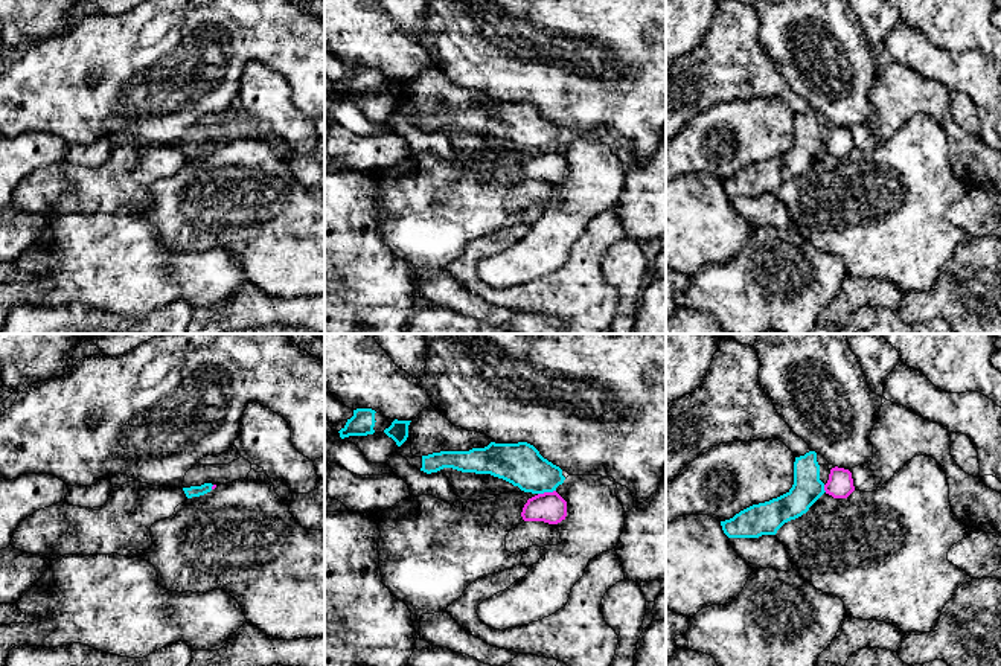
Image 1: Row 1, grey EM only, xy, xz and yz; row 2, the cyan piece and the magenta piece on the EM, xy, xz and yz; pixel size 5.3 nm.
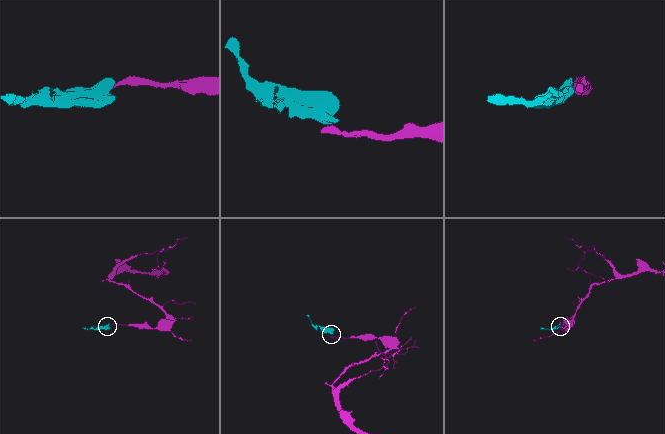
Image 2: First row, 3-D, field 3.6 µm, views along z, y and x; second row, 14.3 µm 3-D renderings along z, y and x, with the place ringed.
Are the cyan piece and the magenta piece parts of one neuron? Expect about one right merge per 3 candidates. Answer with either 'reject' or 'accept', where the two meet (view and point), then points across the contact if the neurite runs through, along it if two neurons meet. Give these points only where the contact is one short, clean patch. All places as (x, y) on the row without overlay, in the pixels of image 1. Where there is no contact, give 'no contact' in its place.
reject | xz (546, 150) | along xz (555, 148), (538, 153)

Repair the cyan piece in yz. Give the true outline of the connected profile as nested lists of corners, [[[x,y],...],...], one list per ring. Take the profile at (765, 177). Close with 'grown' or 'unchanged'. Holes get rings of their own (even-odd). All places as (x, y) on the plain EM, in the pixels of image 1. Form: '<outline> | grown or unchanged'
[[[809,110],[795,116],[794,143],[786,152],[753,163],[733,177],[721,180],[722,189],[728,197],[776,194],[785,181],[806,172],[824,151],[817,111]]] | unchanged

